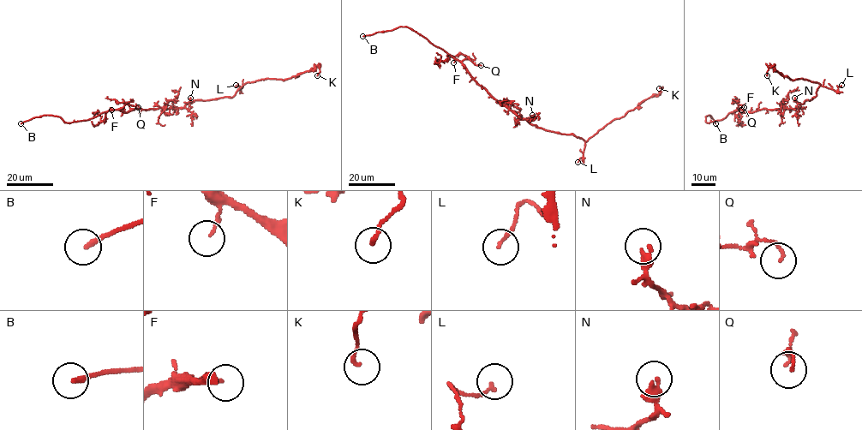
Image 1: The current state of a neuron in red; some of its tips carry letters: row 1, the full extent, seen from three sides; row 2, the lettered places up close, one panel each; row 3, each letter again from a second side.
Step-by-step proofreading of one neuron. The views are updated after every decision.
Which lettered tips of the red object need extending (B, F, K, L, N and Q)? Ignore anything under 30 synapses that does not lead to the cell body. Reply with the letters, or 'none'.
B

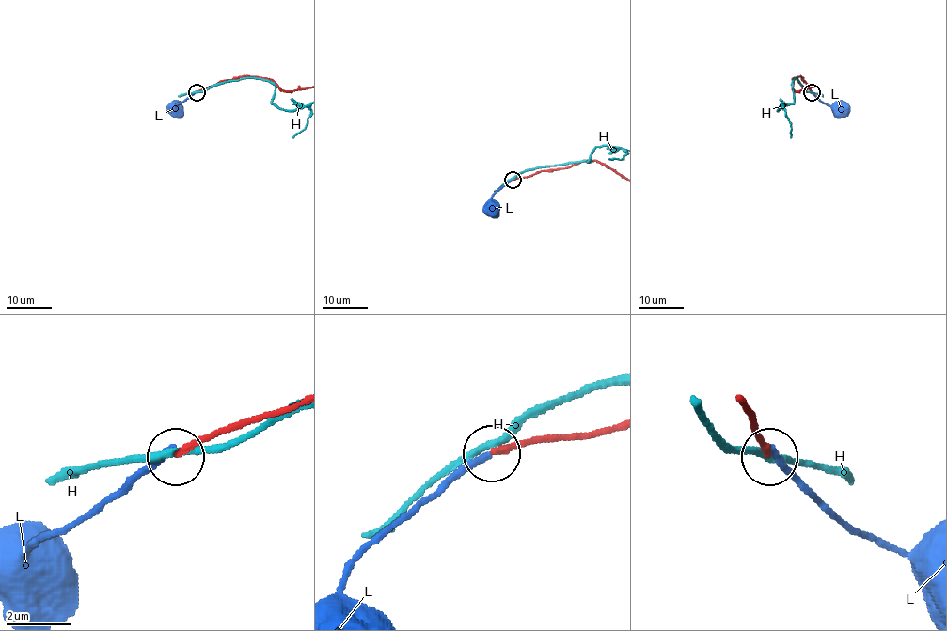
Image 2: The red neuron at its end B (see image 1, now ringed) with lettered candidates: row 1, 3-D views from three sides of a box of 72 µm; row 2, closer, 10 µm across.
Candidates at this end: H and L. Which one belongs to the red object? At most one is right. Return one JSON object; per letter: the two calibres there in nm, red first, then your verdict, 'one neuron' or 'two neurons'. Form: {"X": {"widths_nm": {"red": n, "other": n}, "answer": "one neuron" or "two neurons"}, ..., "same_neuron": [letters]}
{"H": {"widths_nm": {"red": 220, "other": 220}, "answer": "two neurons"}, "L": {"widths_nm": {"red": 200, "other": 220}, "answer": "two neurons"}, "same_neuron": []}

